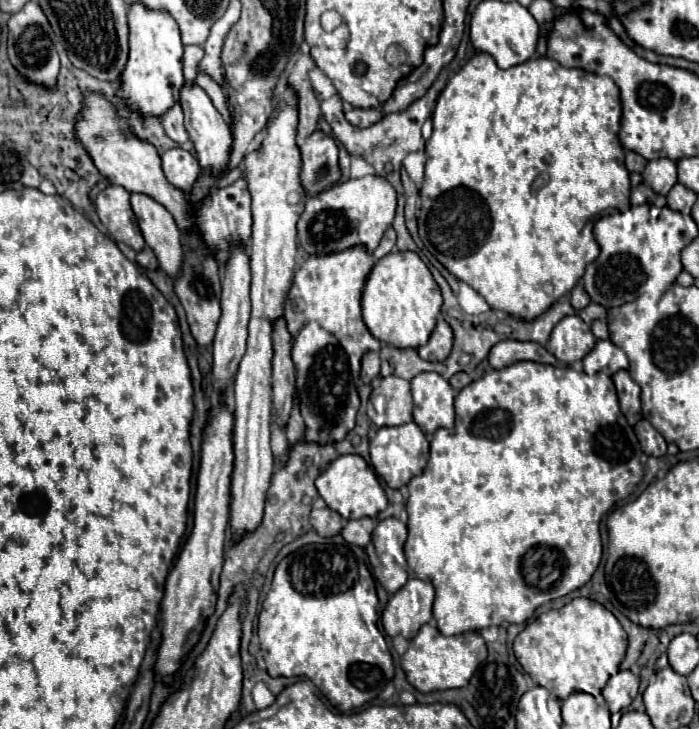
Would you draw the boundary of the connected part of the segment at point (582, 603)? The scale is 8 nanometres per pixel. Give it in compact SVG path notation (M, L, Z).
M573 598L561 610L543 612L529 622L515 638L513 650L531 680L547 688L555 698L565 700L573 692L587 692L605 706L601 690L625 658L627 634L619 620L601 604L589 598Z

